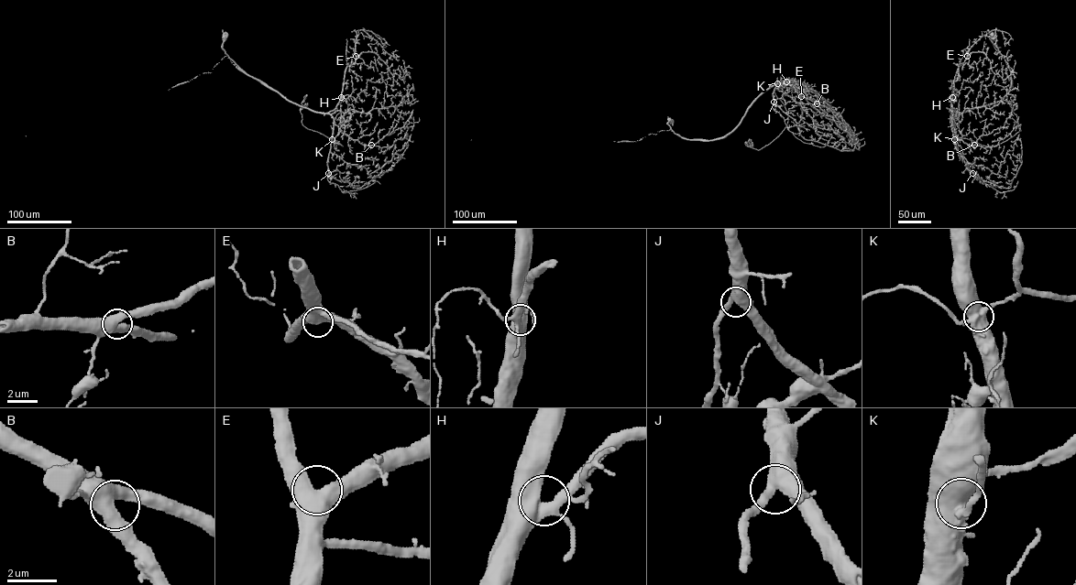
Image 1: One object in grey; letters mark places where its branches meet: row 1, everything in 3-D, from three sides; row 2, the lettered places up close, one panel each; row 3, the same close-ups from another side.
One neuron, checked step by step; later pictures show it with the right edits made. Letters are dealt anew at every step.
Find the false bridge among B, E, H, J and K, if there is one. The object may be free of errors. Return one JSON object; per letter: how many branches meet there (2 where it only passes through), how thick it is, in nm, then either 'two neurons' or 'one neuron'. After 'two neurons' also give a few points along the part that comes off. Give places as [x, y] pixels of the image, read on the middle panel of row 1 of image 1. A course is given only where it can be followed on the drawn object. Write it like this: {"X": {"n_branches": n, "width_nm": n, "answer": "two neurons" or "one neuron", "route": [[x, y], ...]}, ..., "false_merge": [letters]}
{"B": {"n_branches": 3, "width_nm": 500, "answer": "one neuron"}, "E": {"n_branches": 3, "width_nm": 550, "answer": "one neuron"}, "H": {"n_branches": 3, "width_nm": 480, "answer": "one neuron"}, "J": {"n_branches": 3, "width_nm": 480, "answer": "one neuron"}, "K": {"n_branches": 3, "width_nm": 550, "answer": "two neurons", "route": [[777, 83], [774, 92], [786, 111], [787, 122], [769, 144], [757, 150], [752, 146]]}, "false_merge": ["K"]}

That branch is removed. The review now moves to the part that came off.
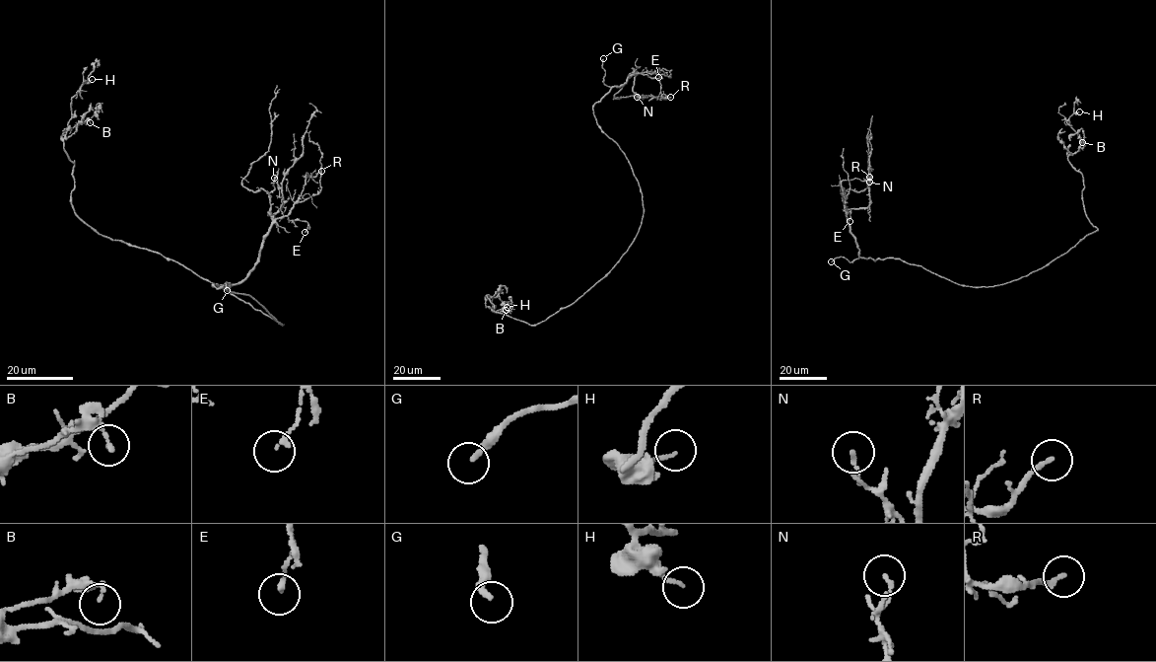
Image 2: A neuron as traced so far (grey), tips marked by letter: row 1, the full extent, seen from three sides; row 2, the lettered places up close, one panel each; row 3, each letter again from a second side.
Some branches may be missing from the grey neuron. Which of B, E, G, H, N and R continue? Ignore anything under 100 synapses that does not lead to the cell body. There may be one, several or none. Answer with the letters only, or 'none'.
G

